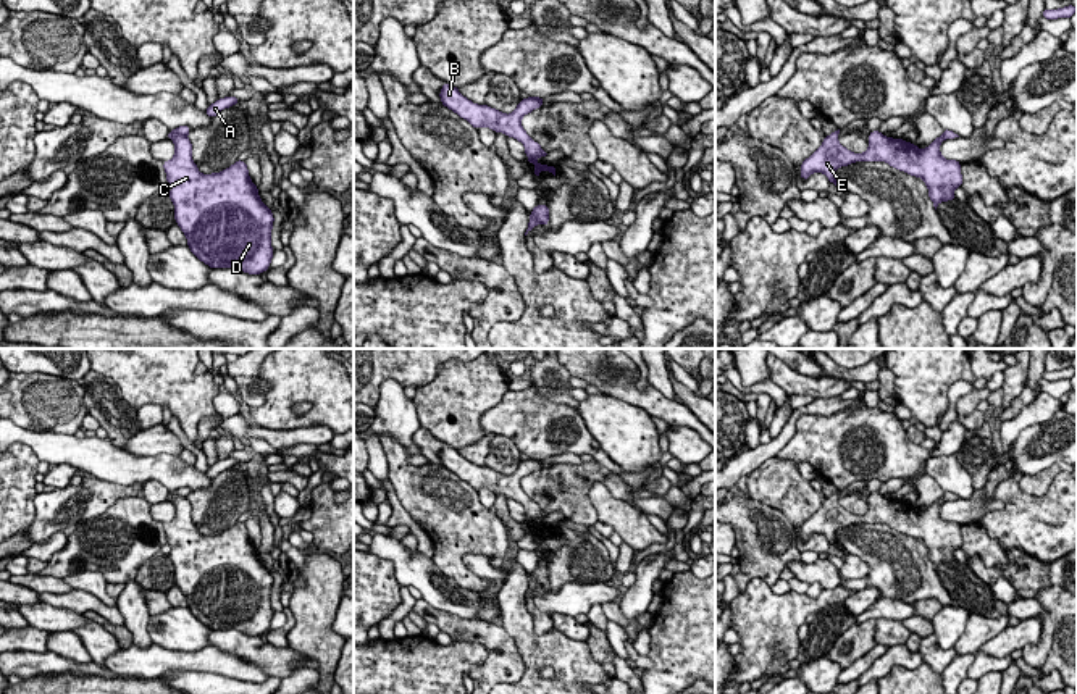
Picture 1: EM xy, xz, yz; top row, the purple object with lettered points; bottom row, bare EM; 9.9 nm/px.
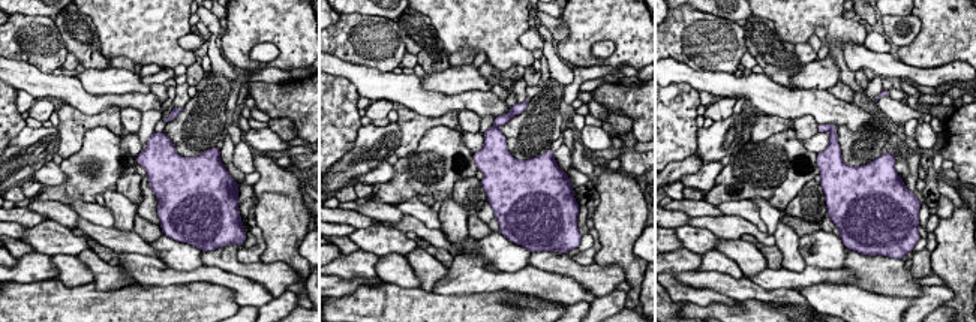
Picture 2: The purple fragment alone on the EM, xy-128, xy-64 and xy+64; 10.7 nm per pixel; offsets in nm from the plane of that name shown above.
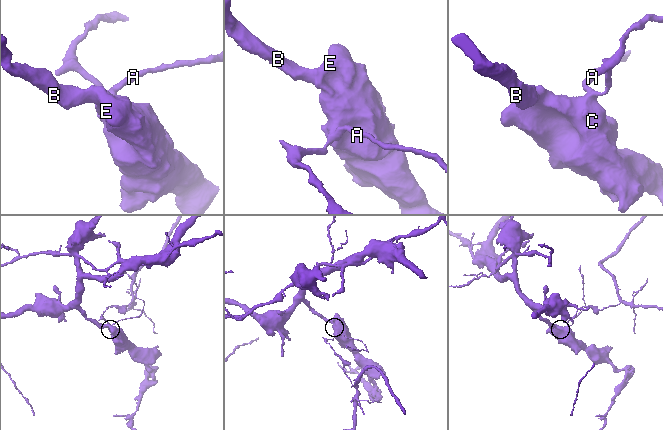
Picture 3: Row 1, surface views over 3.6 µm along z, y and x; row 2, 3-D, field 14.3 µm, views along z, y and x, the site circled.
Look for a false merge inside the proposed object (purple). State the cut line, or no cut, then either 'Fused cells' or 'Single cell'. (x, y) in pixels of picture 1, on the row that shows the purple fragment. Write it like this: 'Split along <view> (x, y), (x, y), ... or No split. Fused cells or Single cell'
Split along xy (186, 134), (173, 134), (170, 137). Fused cells

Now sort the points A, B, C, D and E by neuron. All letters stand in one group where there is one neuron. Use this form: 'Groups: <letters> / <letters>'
Groups: A / B C D E

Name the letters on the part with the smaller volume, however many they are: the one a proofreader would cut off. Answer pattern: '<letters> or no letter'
A

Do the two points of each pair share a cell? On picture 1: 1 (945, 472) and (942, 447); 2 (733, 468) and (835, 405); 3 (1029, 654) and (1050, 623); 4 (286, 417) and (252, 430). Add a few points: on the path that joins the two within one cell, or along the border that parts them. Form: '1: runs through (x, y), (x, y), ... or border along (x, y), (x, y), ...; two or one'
1: border along (955, 454), (930, 457); two
2: runs through (761, 454), (787, 433), (803, 410), (808, 410); one
3: runs through (1037, 649), (1045, 641), (1047, 631); one
4: border along (251, 420), (276, 430), (296, 430), (299, 426); two

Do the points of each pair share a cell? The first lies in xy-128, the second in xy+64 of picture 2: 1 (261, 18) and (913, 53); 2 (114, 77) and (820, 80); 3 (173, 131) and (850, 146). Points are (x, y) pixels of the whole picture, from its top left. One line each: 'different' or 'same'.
1: same
2: same
3: same

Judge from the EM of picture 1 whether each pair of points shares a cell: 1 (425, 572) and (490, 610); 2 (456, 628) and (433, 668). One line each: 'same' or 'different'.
1: same
2: different

